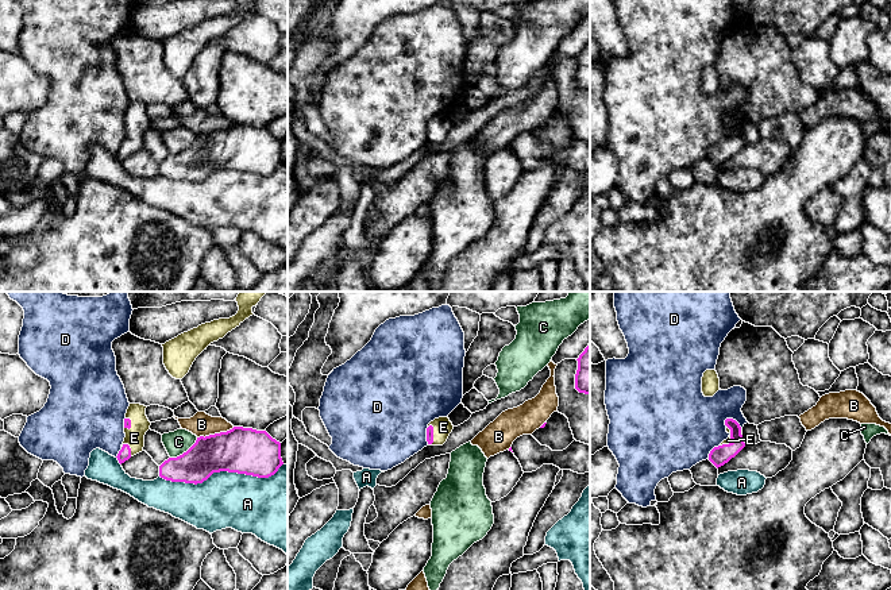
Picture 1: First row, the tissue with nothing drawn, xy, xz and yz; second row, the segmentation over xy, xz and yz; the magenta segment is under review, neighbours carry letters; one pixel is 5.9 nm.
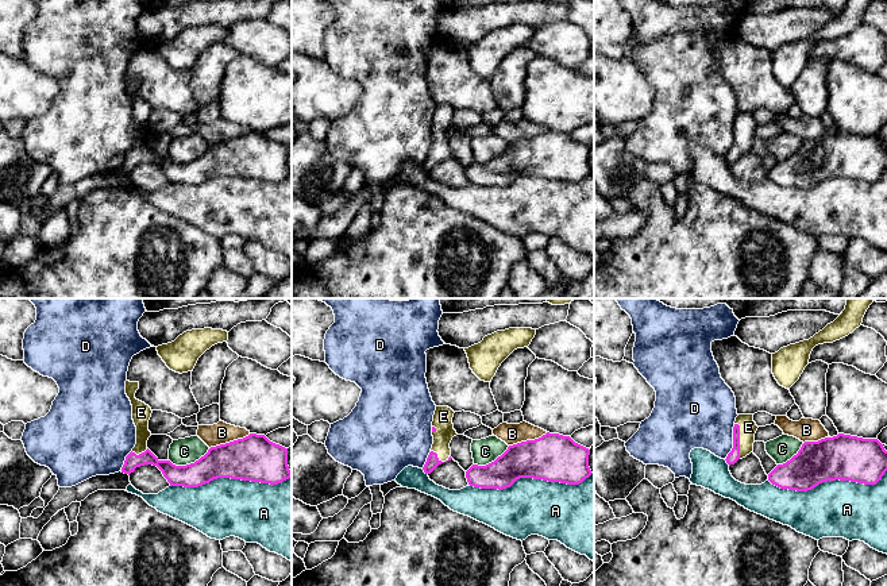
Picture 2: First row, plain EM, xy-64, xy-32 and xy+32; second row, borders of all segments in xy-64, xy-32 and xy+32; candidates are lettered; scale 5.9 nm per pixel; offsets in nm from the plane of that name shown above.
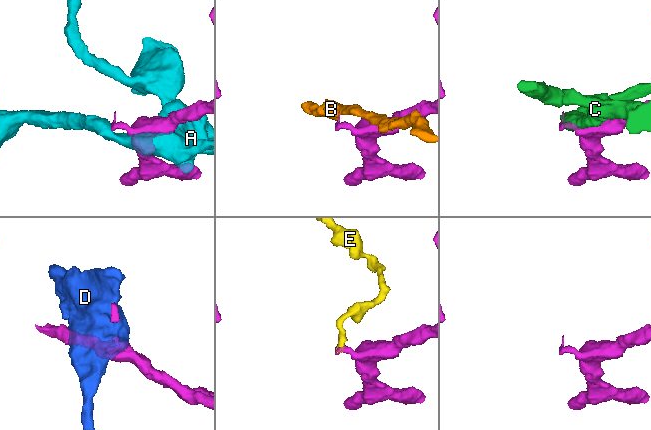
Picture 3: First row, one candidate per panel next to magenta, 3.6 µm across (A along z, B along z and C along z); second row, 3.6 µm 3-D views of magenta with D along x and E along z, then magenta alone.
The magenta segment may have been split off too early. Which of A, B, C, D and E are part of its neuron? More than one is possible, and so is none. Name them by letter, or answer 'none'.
E

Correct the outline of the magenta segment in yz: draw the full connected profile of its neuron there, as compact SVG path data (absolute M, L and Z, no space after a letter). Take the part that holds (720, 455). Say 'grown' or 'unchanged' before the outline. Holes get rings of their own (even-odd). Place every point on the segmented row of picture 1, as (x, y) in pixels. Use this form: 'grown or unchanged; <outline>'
grown; M733 419L725 420L729 437L709 454L709 460L718 468L734 458L744 447L742 429Z

